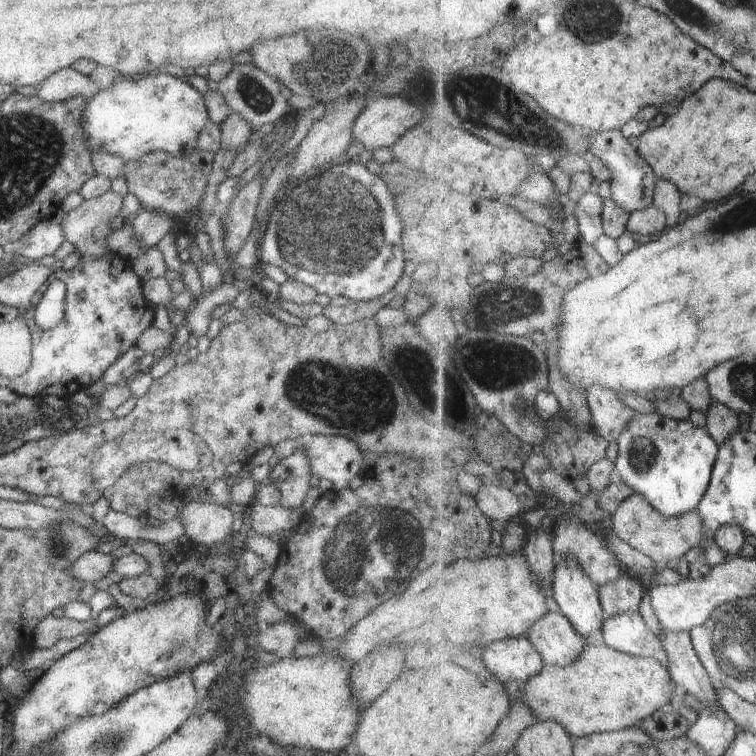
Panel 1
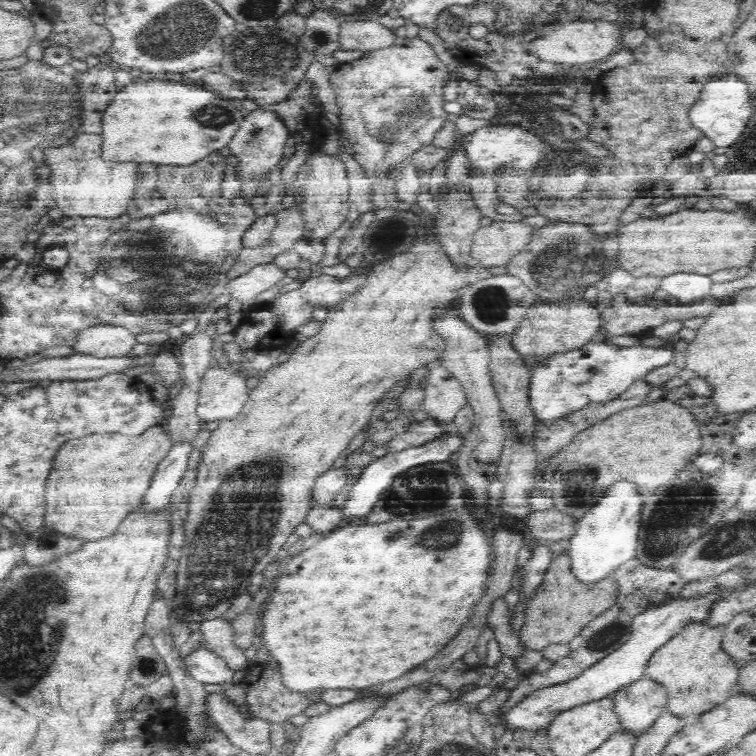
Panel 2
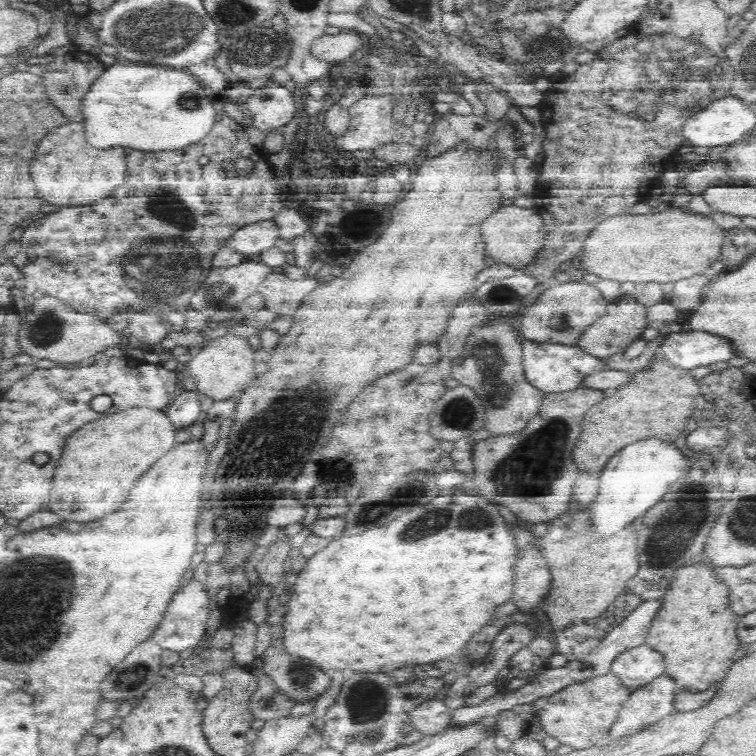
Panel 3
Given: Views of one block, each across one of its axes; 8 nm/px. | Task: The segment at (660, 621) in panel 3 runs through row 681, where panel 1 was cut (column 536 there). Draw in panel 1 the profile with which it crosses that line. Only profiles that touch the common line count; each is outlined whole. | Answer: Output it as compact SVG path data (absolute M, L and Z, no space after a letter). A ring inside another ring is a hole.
M588 643L580 660L574 662L572 666L561 667L552 664L544 666L542 674L521 685L521 697L541 719L556 720L564 724L571 736L577 739L591 734L613 733L630 726L641 725L658 710L671 704L676 692L674 686L676 684L669 666L664 666L658 658L632 656L632 654L610 648L607 644L596 646L596 644Z

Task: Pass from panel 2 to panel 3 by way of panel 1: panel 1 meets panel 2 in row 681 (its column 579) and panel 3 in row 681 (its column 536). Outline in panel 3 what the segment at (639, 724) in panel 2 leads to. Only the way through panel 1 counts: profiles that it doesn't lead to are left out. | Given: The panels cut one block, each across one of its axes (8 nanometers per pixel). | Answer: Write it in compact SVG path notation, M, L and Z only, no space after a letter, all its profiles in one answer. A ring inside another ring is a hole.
M642 642L639 646L628 647L613 658L611 670L621 675L622 682L637 689L644 682L665 672L665 658L662 651Z

